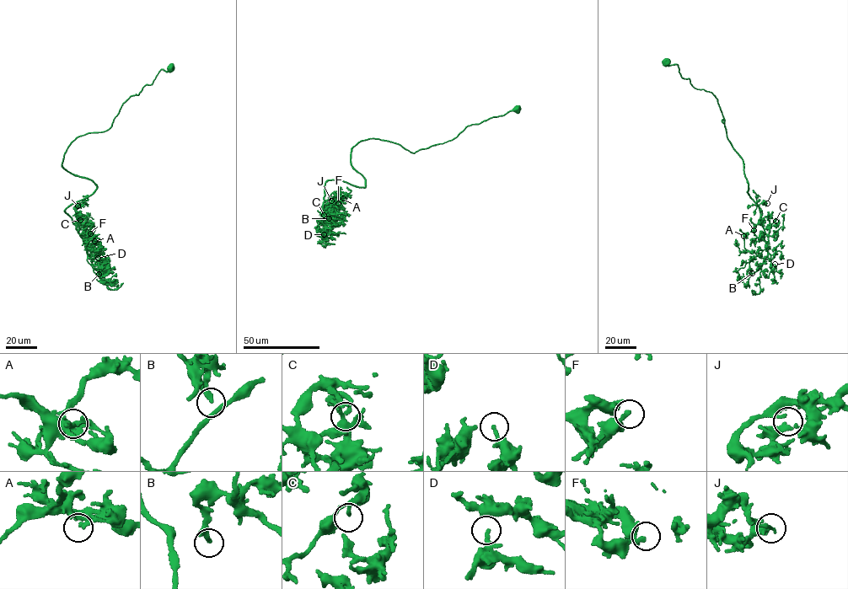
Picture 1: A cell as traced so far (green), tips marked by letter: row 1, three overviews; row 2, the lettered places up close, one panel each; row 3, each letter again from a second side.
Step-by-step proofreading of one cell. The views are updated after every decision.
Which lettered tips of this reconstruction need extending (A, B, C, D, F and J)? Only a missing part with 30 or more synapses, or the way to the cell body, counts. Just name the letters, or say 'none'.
none

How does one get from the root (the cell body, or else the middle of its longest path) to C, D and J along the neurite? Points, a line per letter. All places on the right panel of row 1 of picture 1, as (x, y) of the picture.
C: (665, 63), (677, 64), (681, 77), (716, 99), (761, 224), (765, 228), (775, 221)
D: (665, 63), (717, 99), (759, 208), (772, 273), (775, 264)
J: (665, 63), (677, 64), (681, 77), (717, 99), (762, 225), (759, 205), (767, 203)

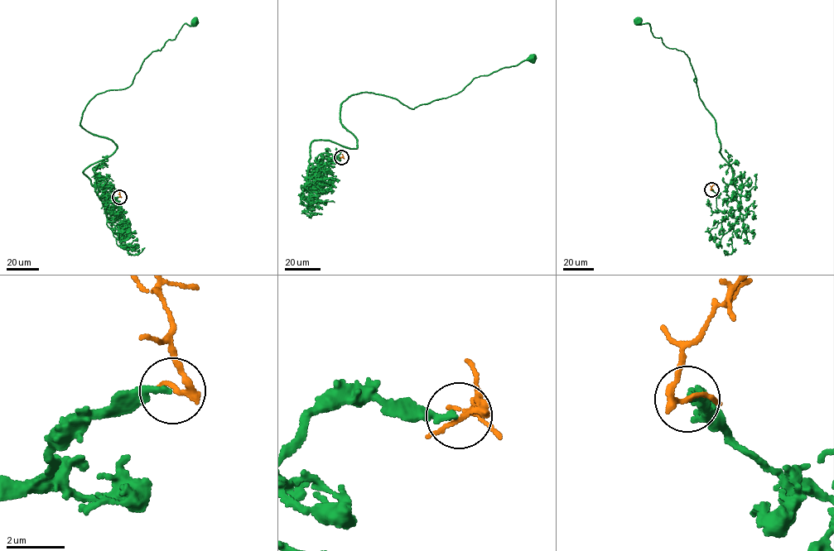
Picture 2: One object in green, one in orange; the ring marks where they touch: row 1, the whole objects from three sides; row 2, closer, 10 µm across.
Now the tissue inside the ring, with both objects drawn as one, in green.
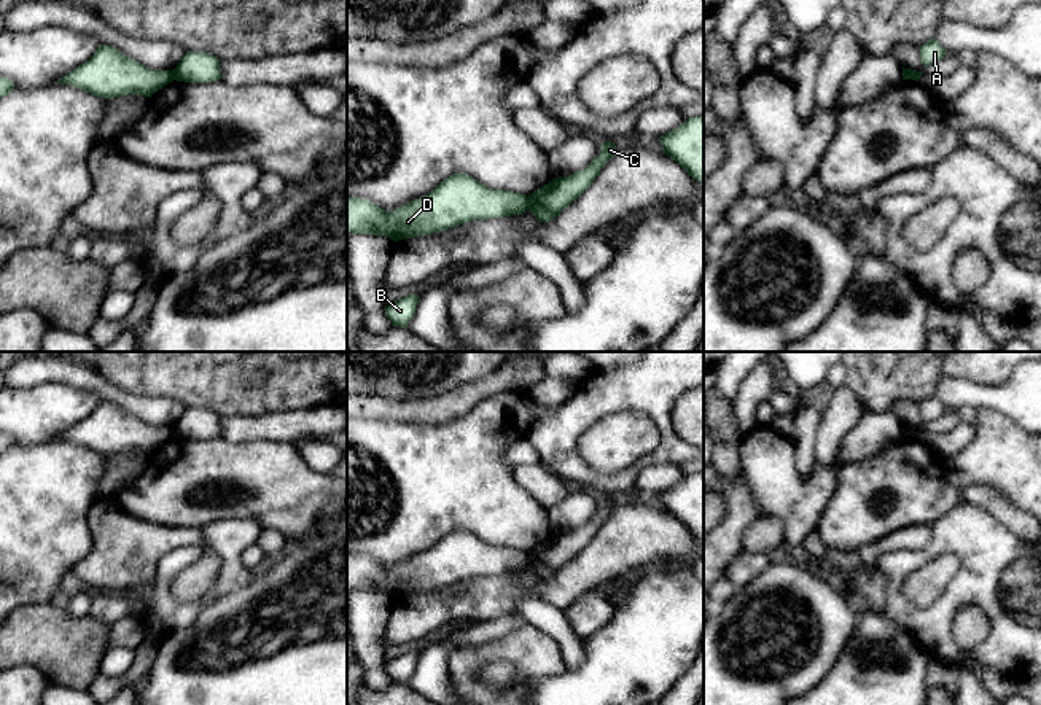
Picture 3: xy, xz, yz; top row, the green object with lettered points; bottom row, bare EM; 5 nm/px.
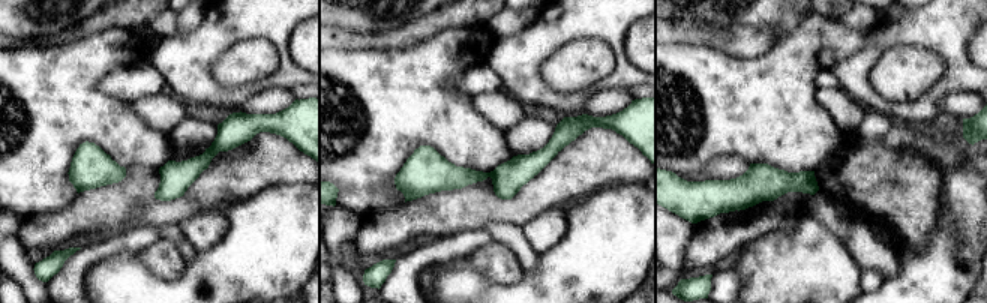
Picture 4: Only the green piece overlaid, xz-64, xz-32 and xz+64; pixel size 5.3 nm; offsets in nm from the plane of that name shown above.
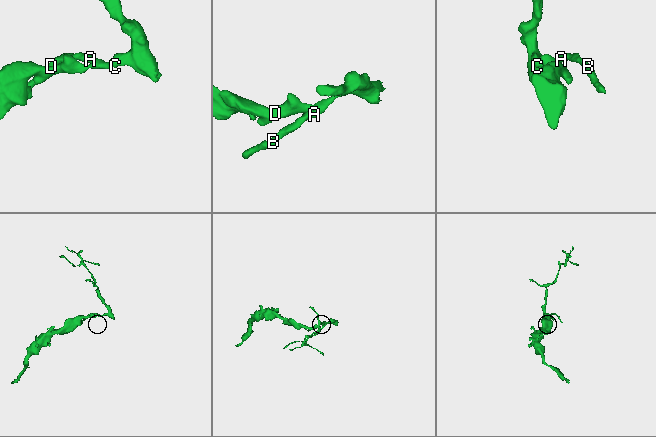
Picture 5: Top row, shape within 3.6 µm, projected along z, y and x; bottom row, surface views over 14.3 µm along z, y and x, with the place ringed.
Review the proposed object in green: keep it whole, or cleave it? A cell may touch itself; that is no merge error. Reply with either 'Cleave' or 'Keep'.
Cleave

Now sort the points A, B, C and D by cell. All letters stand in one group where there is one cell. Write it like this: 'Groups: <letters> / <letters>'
Groups: A B C / D

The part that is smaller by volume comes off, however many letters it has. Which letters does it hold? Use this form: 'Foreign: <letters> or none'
Foreign: A, B, C

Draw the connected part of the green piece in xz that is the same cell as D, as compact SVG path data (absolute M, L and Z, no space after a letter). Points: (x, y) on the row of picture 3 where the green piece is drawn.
M454 173L431 193L393 212L347 197L347 232L385 236L395 242L441 232L474 220L522 215L530 196L490 189L466 173Z

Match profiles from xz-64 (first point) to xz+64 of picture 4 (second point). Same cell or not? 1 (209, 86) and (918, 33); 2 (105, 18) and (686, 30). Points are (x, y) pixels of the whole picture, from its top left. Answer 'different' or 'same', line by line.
1: same
2: same

